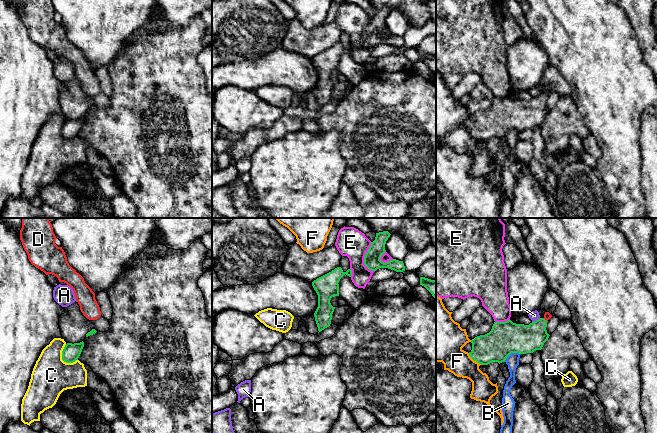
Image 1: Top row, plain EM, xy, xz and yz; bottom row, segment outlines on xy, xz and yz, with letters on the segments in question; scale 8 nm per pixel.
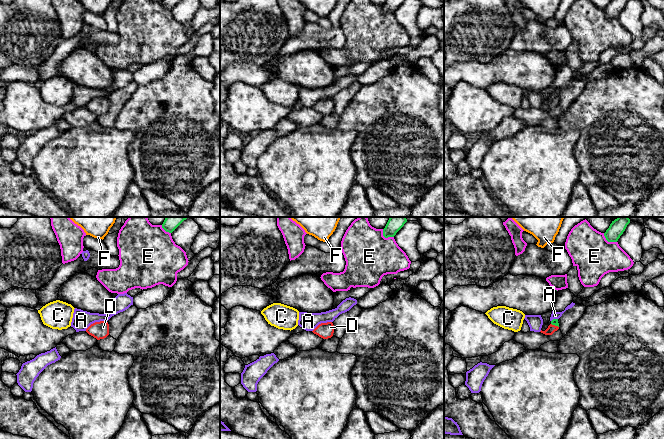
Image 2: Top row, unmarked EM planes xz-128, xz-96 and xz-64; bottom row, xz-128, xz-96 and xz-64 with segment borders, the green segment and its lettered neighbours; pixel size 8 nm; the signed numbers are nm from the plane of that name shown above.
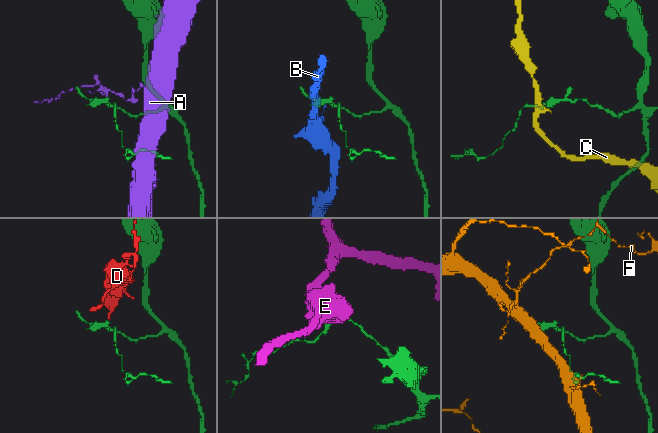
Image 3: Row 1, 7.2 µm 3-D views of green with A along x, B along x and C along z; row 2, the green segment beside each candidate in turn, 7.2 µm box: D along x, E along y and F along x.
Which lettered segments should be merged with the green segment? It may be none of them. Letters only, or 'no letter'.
D

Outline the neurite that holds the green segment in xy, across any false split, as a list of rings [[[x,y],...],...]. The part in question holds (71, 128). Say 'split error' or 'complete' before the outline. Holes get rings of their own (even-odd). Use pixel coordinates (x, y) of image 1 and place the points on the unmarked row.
complete | [[[84,118],[80,119],[67,119],[62,127],[62,136],[66,139],[73,139],[78,136],[82,125],[84,123]]]

